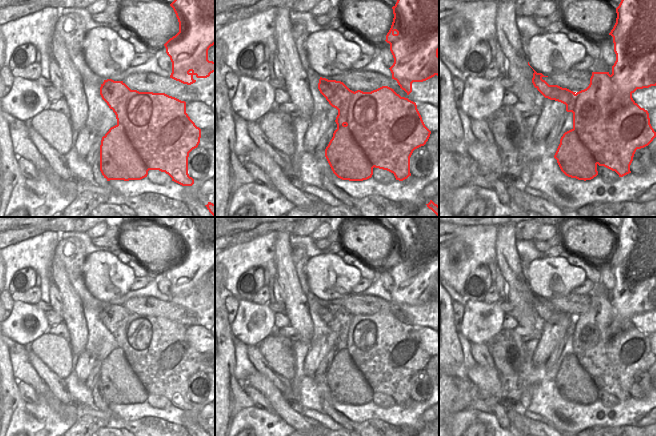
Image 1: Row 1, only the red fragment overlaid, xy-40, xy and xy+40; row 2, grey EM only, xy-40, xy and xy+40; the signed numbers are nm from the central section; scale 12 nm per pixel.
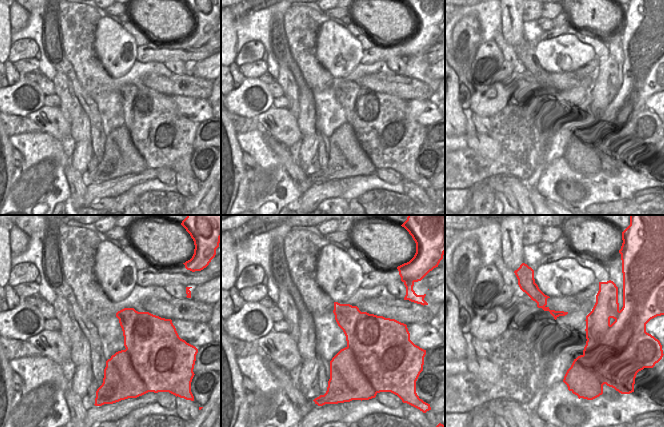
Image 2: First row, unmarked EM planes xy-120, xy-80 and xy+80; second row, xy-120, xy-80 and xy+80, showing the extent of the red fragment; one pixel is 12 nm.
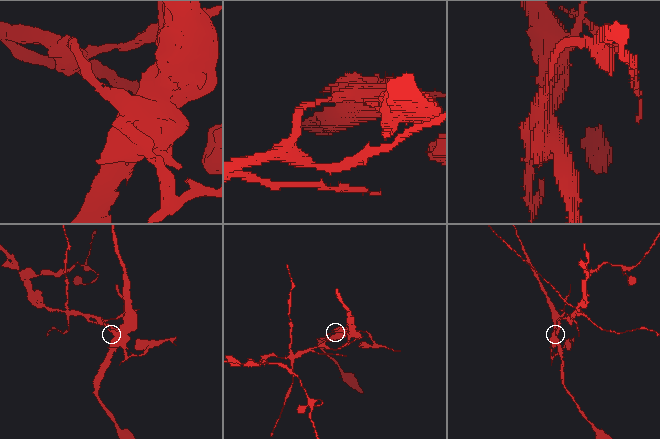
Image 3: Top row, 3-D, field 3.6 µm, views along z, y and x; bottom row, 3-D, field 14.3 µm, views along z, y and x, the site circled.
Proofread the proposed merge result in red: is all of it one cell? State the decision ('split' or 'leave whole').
split

